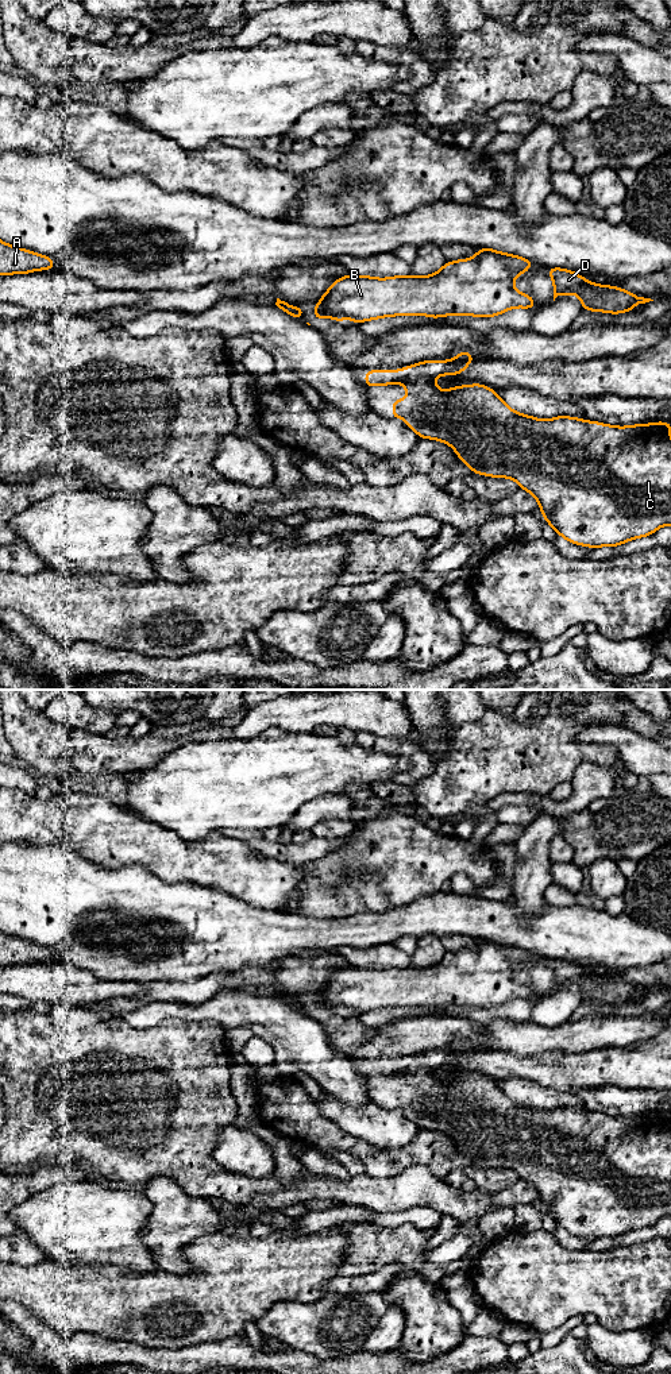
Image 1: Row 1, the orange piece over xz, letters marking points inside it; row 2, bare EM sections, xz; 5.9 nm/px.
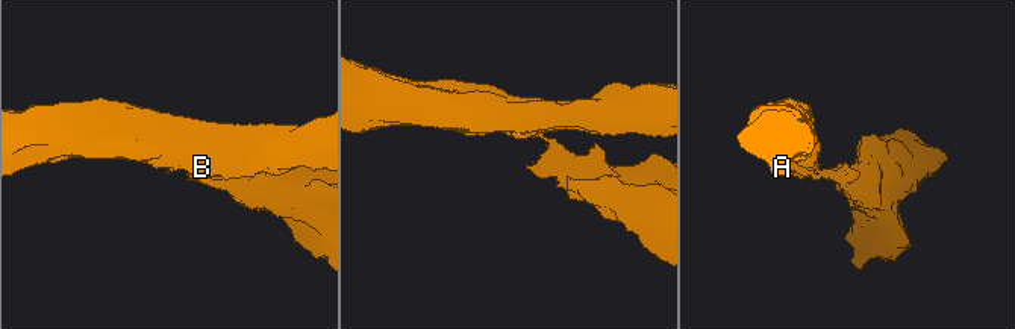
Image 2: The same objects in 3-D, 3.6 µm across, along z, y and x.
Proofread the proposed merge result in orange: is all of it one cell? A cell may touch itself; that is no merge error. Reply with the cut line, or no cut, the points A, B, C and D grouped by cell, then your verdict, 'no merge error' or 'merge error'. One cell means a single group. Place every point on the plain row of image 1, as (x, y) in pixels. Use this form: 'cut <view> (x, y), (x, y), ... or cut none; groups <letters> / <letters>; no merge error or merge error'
cut xz (316, 995), (326, 1006), (347, 1007); groups A B D / C; merge error

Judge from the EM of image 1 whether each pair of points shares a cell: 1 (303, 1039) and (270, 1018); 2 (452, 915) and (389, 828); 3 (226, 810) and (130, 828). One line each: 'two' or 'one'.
1: one
2: two
3: two

